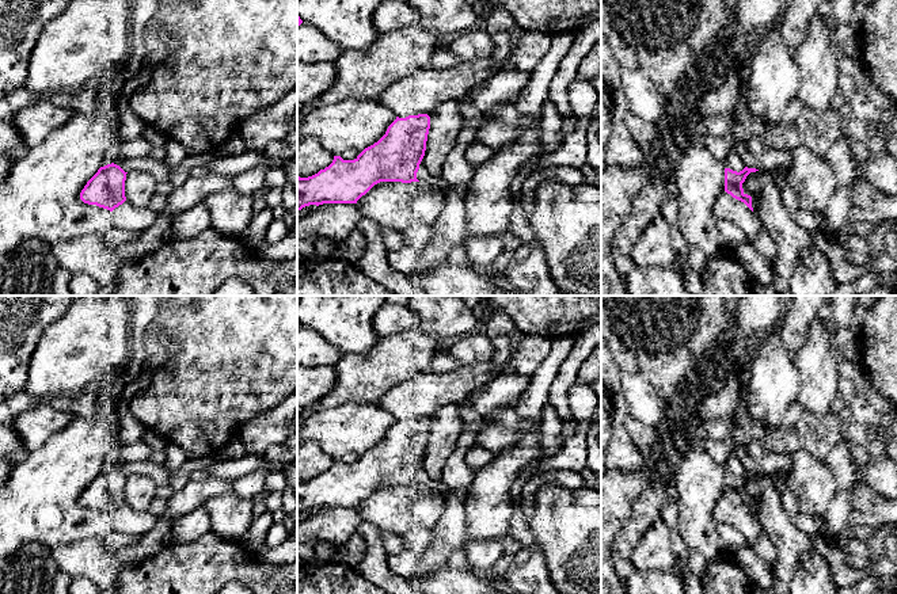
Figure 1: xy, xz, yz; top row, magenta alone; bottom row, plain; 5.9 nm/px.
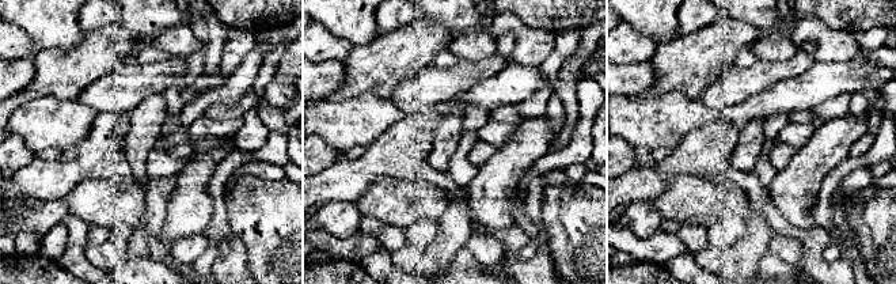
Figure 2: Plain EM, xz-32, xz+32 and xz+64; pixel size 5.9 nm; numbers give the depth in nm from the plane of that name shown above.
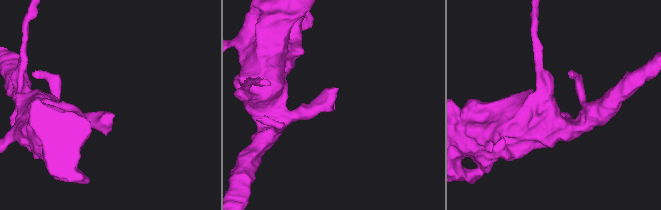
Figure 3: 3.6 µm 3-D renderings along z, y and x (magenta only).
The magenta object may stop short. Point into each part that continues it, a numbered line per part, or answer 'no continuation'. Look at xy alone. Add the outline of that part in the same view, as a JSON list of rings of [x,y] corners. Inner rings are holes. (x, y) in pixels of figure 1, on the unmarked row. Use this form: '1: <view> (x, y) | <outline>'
1: xy (128, 521) | [[[123,506],[111,515],[113,532],[125,534],[145,534],[149,532],[159,518],[147,511],[136,511],[129,506]]]

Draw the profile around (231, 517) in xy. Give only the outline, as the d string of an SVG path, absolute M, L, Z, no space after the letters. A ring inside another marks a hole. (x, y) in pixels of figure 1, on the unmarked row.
M233 491L206 499L202 507L210 518L210 532L227 541L242 542L255 519L254 503L239 498Z

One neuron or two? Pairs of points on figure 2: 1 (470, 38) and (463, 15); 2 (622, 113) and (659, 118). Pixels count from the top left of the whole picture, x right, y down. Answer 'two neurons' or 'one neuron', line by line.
1: two neurons
2: one neuron

